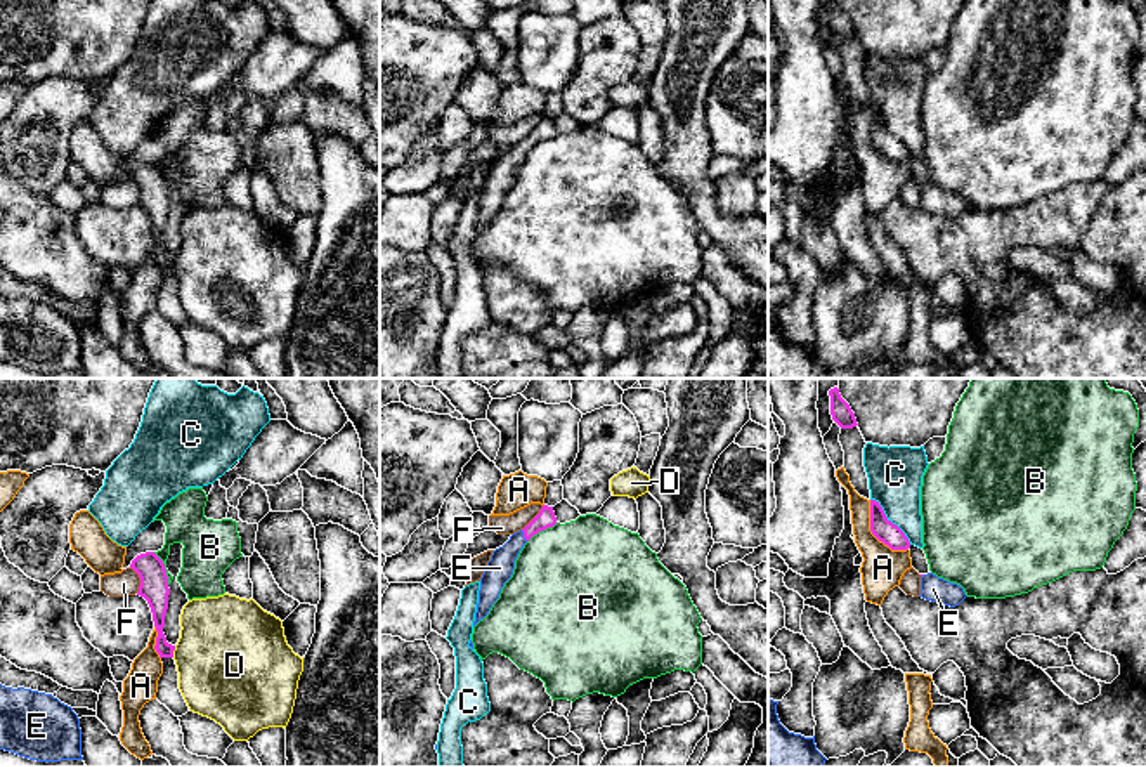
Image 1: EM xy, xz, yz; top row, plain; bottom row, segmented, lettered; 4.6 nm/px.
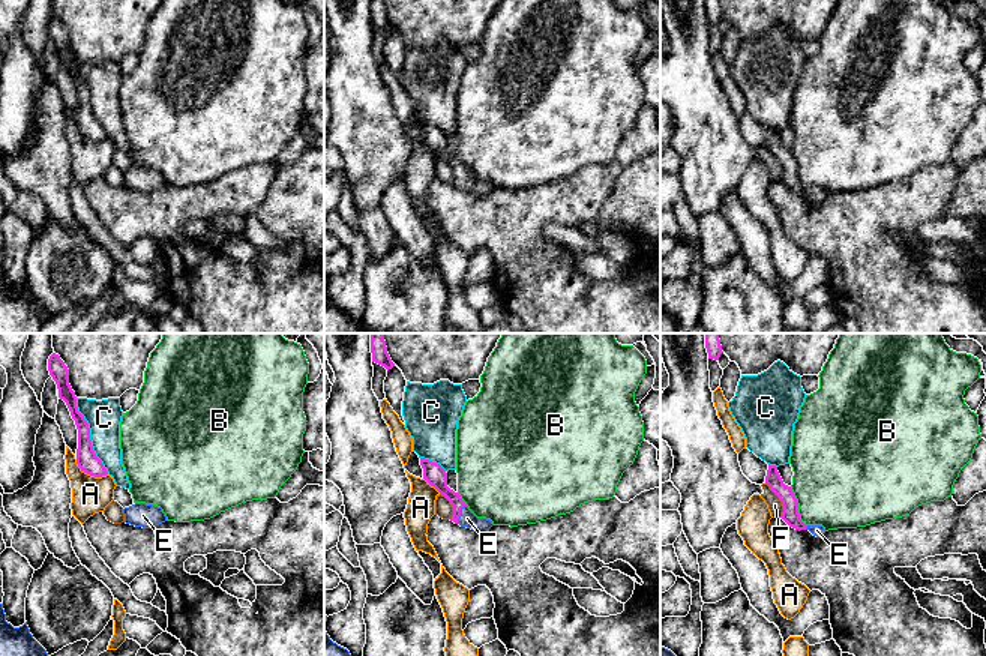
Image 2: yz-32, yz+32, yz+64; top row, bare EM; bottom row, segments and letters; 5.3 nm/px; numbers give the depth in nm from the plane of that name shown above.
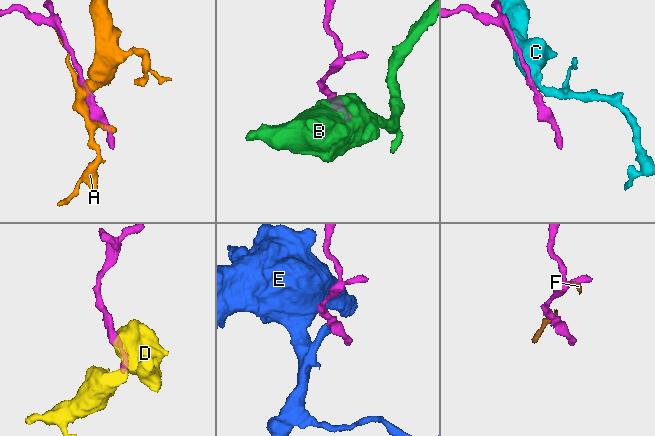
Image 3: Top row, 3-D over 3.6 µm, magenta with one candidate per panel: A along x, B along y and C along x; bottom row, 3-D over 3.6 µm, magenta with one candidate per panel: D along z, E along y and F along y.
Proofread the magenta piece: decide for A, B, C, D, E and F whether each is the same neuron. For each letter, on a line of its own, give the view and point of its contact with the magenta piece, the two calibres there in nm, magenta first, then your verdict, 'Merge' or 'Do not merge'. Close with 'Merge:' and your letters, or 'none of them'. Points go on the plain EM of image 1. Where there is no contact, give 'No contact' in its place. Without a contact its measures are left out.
A: Touches magenta at yz (872, 144). Thickness 100 nm (magenta) against 190 nm. Do not merge
B: Touches magenta at xy (163, 179). Thickness 130 nm (magenta) against 240 nm. Do not merge
C: Touches magenta at yz (890, 132). Thickness 100 nm (magenta) against 260 nm. Do not merge
D: Touches magenta at xy (174, 261). Thickness 100 nm (magenta) against 480 nm. Do not merge
E: Touches magenta at xz (524, 146). Thickness 90 nm (magenta) against 120 nm. Merge
F: Touches magenta at xy (141, 191). Thickness 130 nm (magenta) against 120 nm. Do not merge
Merge: E

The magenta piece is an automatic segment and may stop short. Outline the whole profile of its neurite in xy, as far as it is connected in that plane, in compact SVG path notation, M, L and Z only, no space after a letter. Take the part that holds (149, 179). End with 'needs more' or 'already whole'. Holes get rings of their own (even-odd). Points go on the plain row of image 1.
M146 163L137 167L132 172L130 179L140 189L137 206L147 212L153 224L153 233L158 243L154 260L160 266L160 269L173 269L175 257L168 255L163 245L170 206L165 175L154 163Z; already whole

